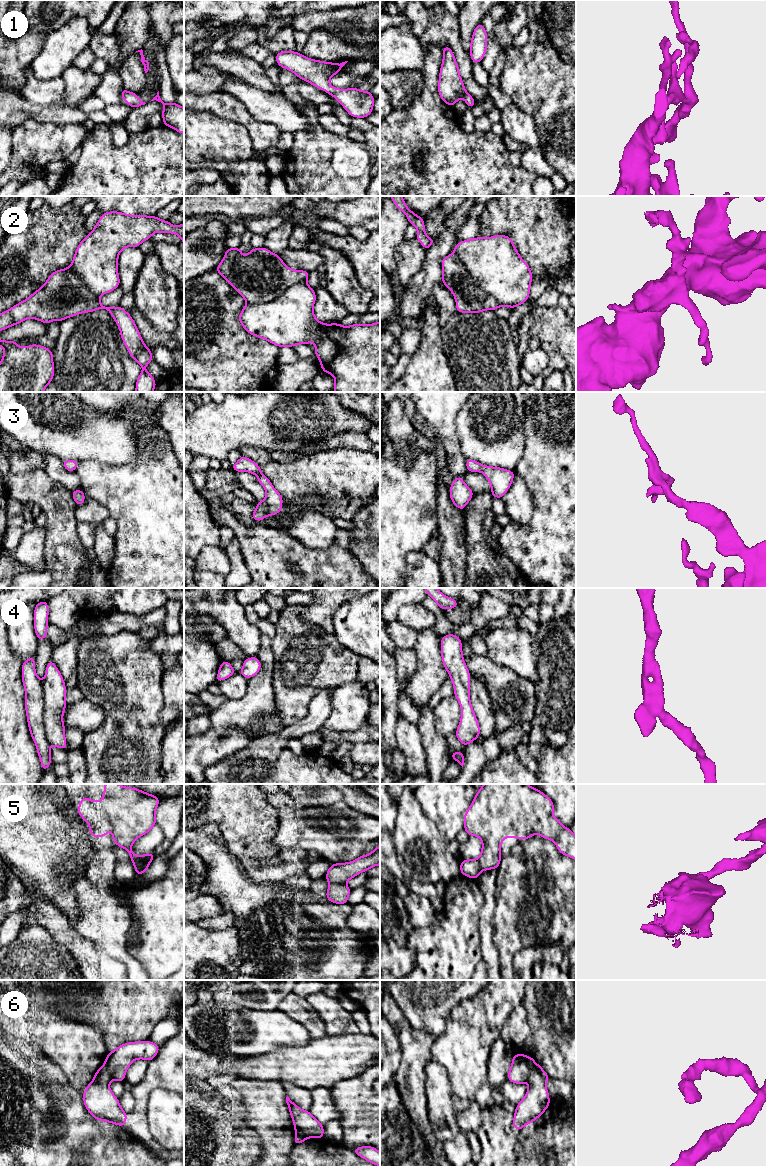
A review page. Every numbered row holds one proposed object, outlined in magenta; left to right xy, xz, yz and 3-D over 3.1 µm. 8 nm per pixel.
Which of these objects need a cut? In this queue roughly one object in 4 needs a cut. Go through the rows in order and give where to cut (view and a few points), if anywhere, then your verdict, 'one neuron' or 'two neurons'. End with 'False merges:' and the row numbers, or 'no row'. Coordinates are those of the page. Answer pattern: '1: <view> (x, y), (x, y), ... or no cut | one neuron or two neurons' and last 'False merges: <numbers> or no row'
1: no cut | one neuron
2: xz (305, 281), (299, 281), (288, 286), (270, 301), (247, 304) | two neurons
3: no cut | one neuron
4: no cut | one neuron
5: xz (329, 882), (344, 884) | two neurons
6: yz (535, 1063), (529, 1077), (525, 1081) | two neurons
False merges: 2, 5, 6

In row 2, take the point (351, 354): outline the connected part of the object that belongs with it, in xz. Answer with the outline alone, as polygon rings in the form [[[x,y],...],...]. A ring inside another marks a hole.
[[[307,282],[288,287],[271,302],[246,304],[238,321],[247,333],[262,338],[278,347],[315,343],[322,372],[334,376],[334,392],[380,392],[380,321],[374,324],[325,324],[318,321],[313,307],[315,291]]]

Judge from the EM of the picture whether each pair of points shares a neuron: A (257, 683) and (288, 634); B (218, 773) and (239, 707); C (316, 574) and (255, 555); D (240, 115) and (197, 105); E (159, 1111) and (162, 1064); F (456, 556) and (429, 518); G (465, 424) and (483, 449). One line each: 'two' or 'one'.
A: two
B: two
C: one
D: one
E: two
F: two
G: one

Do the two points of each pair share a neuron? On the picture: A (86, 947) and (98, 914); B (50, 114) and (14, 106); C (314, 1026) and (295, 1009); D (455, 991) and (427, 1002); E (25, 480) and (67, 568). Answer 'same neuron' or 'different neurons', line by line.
A: different neurons
B: same neuron
C: same neuron
D: same neuron
E: same neuron

